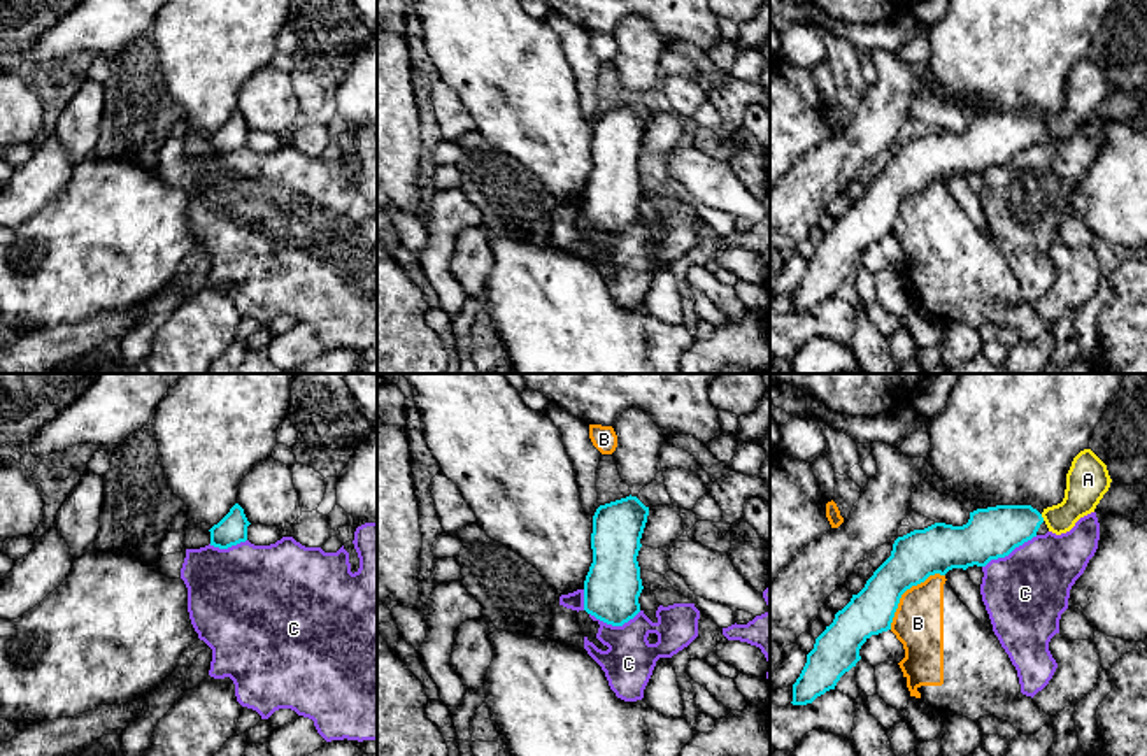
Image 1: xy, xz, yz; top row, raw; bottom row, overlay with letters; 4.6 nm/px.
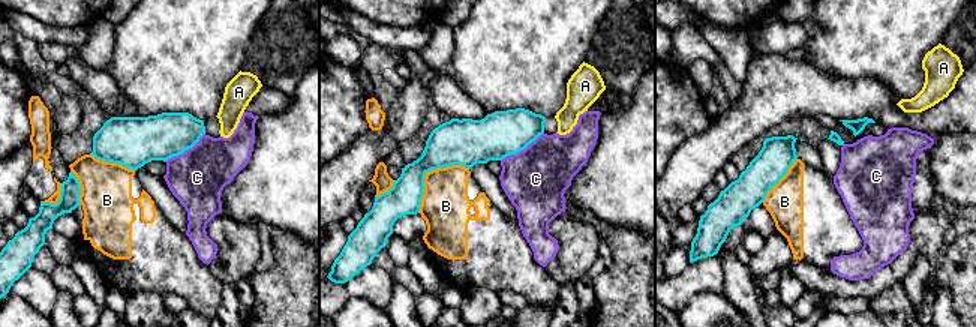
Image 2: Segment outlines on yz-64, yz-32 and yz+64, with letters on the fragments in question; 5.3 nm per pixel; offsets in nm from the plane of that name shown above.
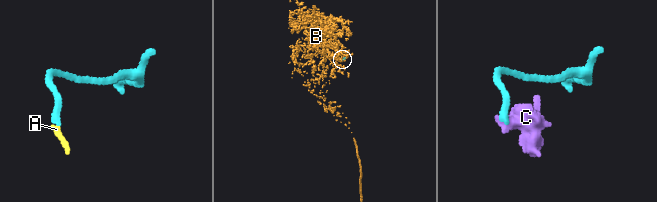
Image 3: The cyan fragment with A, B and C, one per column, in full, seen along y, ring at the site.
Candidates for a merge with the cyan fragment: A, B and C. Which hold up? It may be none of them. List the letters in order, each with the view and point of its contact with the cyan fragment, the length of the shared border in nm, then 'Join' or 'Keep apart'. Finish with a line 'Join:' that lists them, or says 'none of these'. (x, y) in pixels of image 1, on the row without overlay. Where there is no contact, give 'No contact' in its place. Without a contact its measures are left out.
A: Touches cyan at yz (1042, 125). Shared border 40 nm. Join
B: Touches cyan at yz (905, 197). Shared border 360 nm. Keep apart
C: Touches cyan at yz (1009, 160). Shared border 300 nm. Keep apart
Join: A

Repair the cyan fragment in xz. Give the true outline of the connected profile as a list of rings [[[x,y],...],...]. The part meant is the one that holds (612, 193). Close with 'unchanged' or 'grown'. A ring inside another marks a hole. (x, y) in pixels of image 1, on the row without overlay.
[[[637,103],[600,112],[593,123],[593,170],[584,188],[584,218],[623,233],[640,219],[644,196],[637,168],[649,114]]]; unchanged

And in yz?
[[[1084,56],[1066,81],[1063,109],[1042,121],[1031,112],[996,112],[970,119],[963,133],[935,130],[898,144],[891,163],[816,246],[793,291],[791,310],[807,312],[835,296],[840,284],[861,267],[861,253],[872,242],[891,237],[907,196],[935,181],[986,174],[991,167],[1005,165],[1037,144],[1042,130],[1056,142],[1070,139],[1080,125],[1094,119],[1110,89],[1107,72],[1091,56]]]; grown

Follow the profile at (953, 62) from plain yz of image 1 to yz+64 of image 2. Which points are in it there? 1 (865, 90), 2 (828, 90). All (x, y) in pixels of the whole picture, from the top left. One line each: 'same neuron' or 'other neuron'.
1: other neuron
2: other neuron

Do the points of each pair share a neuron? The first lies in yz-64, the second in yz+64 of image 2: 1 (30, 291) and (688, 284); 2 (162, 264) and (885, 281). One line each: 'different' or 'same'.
1: same
2: different

